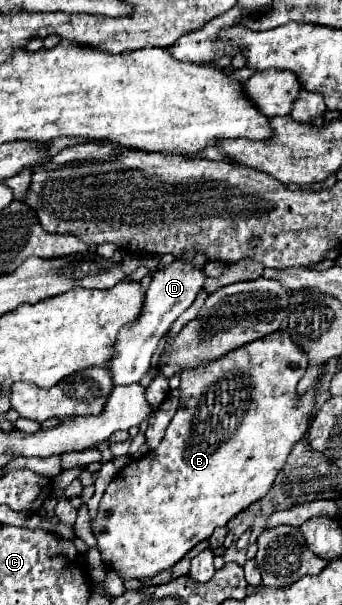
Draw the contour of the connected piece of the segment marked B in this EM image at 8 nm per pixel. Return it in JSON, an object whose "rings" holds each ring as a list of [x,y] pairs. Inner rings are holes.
{"rings":[[[273,332],[261,340],[255,340],[251,344],[245,344],[237,350],[231,350],[229,354],[205,364],[205,366],[199,366],[199,368],[193,368],[193,370],[185,370],[181,374],[181,386],[179,386],[179,392],[181,392],[181,406],[177,410],[177,414],[173,416],[171,424],[167,426],[167,432],[165,432],[165,438],[161,440],[161,444],[147,452],[143,458],[135,458],[131,460],[123,470],[117,472],[117,476],[113,478],[113,482],[107,486],[103,498],[101,498],[101,508],[99,508],[99,516],[93,524],[93,534],[99,542],[99,552],[101,552],[101,558],[105,562],[107,568],[115,570],[121,578],[145,578],[145,576],[155,576],[163,570],[169,570],[173,564],[177,564],[193,546],[197,546],[199,542],[203,540],[209,540],[213,530],[217,526],[227,526],[227,522],[237,516],[241,510],[245,510],[247,506],[251,506],[253,502],[261,500],[273,486],[279,470],[285,466],[285,460],[289,456],[289,452],[293,450],[293,446],[303,438],[303,434],[307,432],[309,428],[309,420],[313,418],[313,412],[315,412],[315,394],[317,394],[317,388],[319,388],[319,382],[321,382],[321,376],[317,380],[317,384],[313,388],[309,388],[309,392],[305,392],[301,398],[297,394],[297,382],[303,378],[305,374],[305,368],[307,368],[307,356],[305,352],[301,352],[301,348],[297,348],[297,344],[291,342],[291,336],[289,332]]]}

